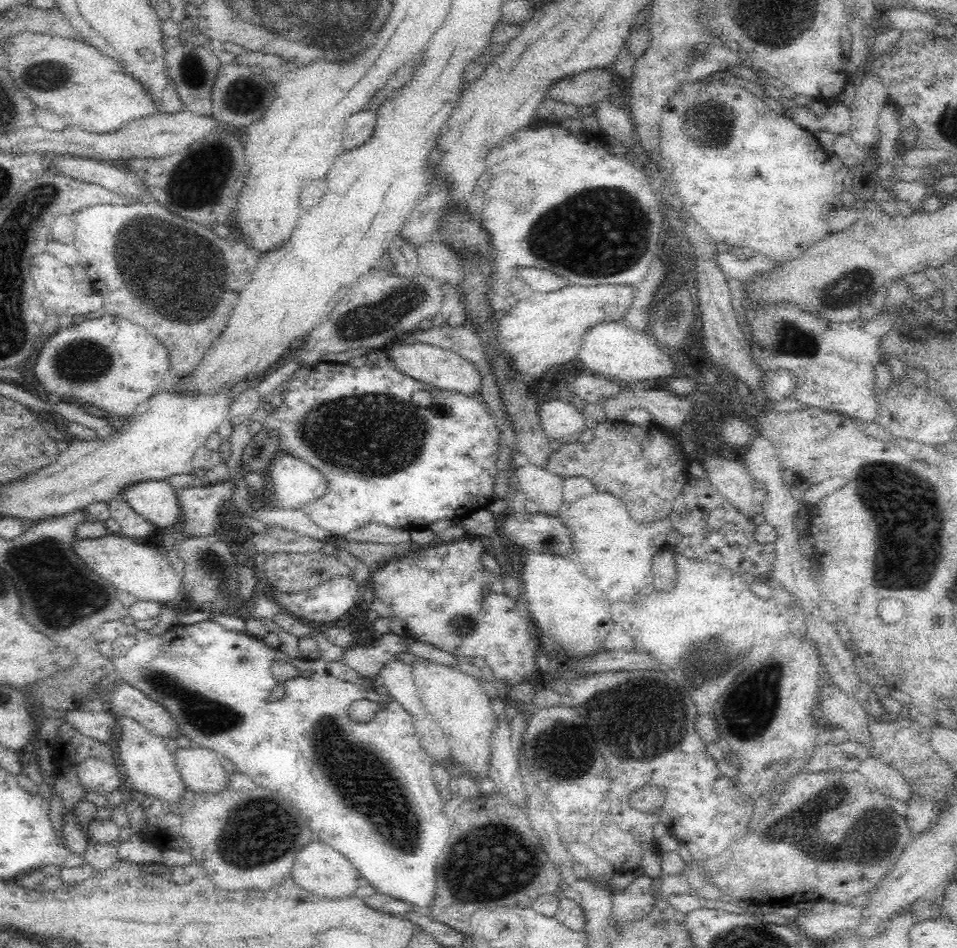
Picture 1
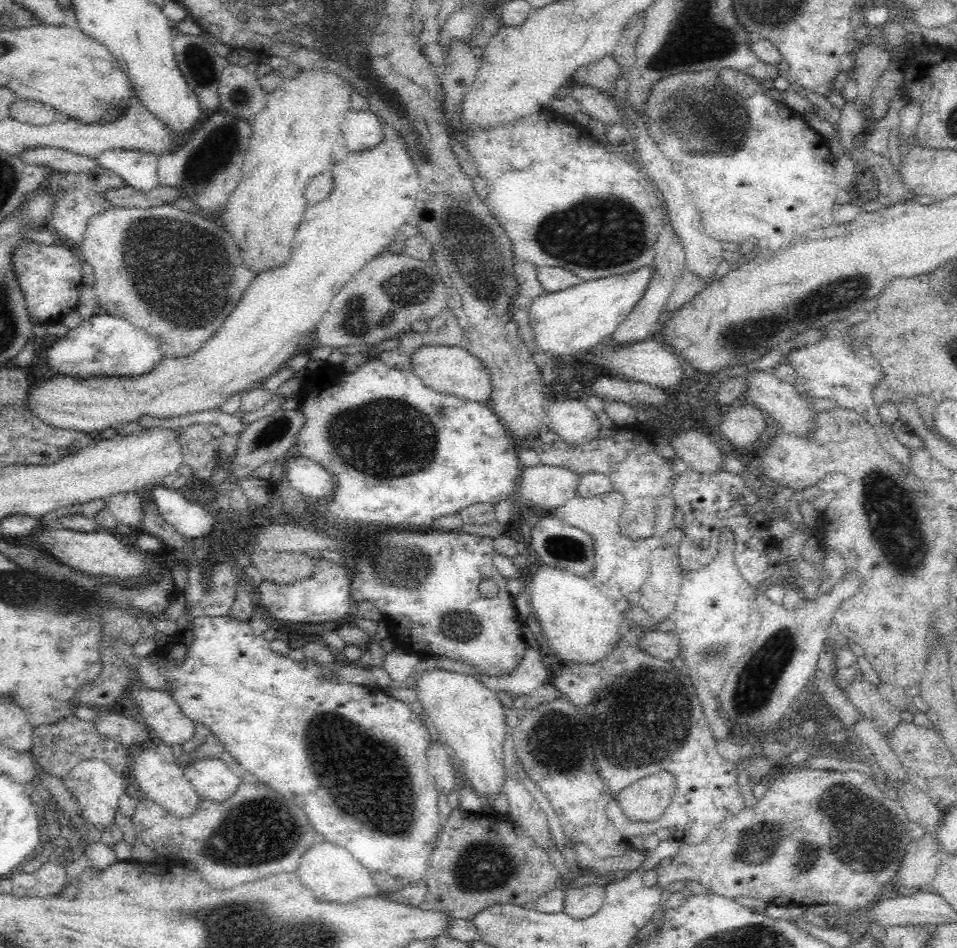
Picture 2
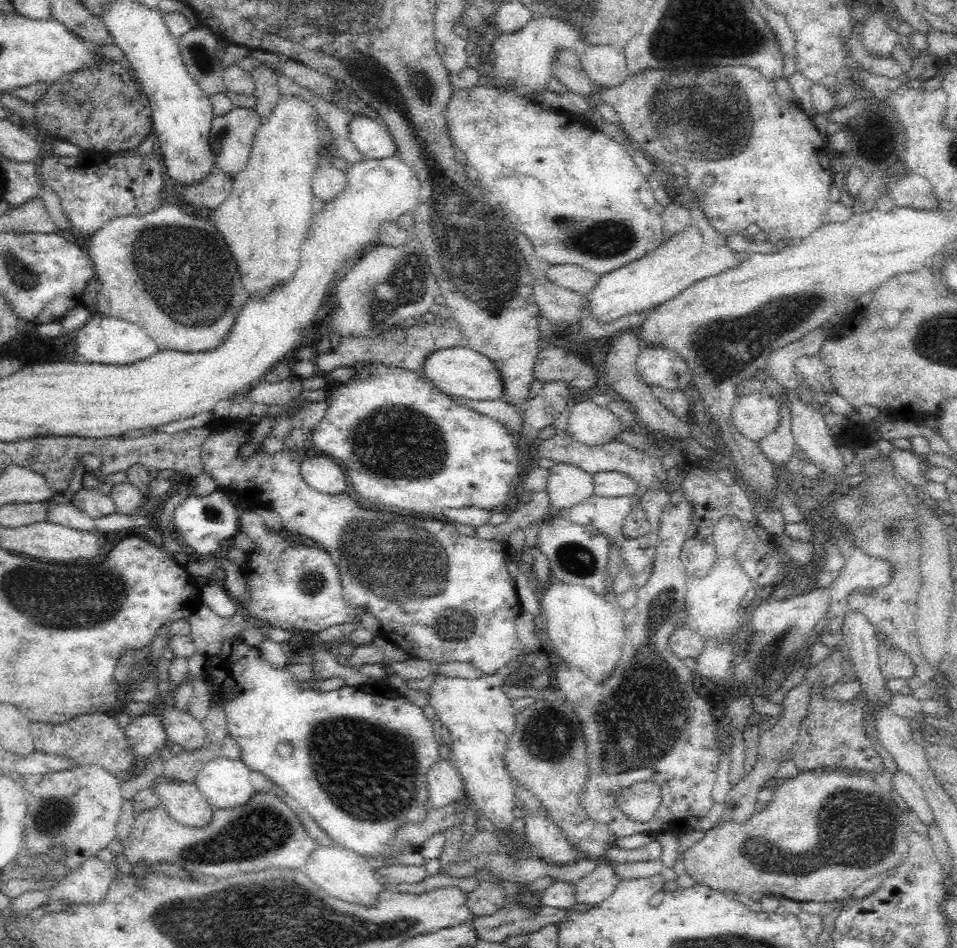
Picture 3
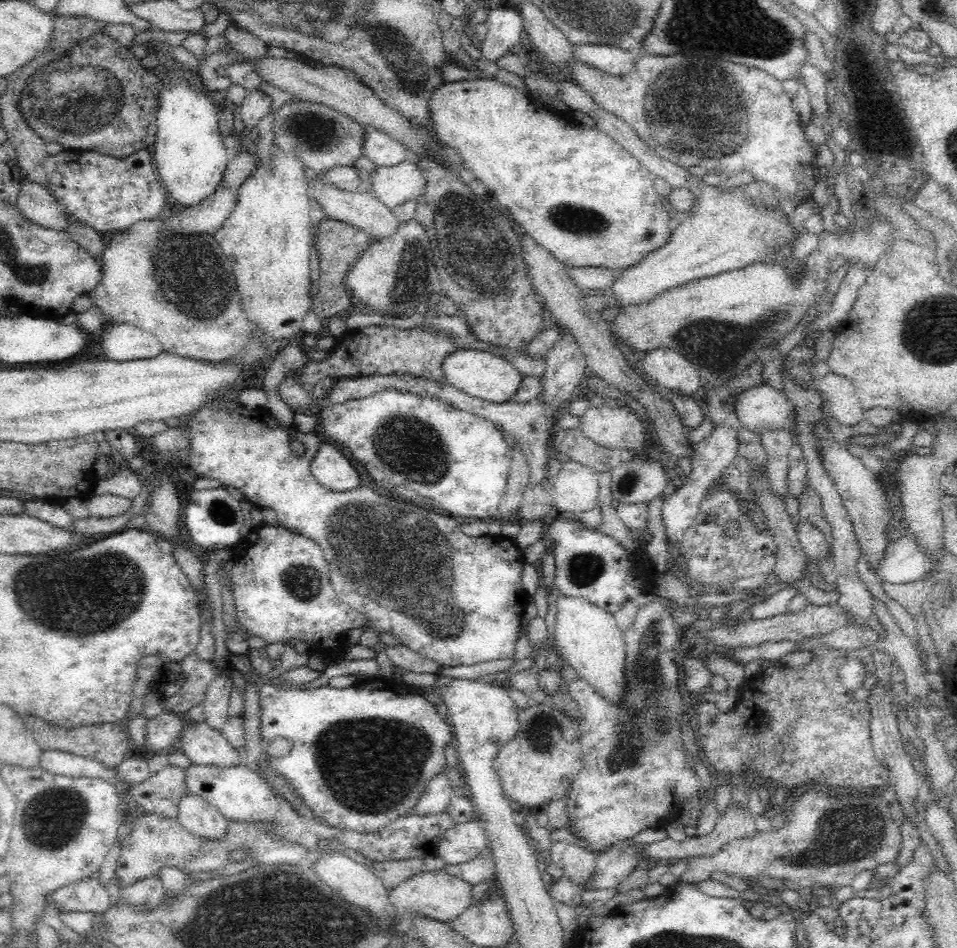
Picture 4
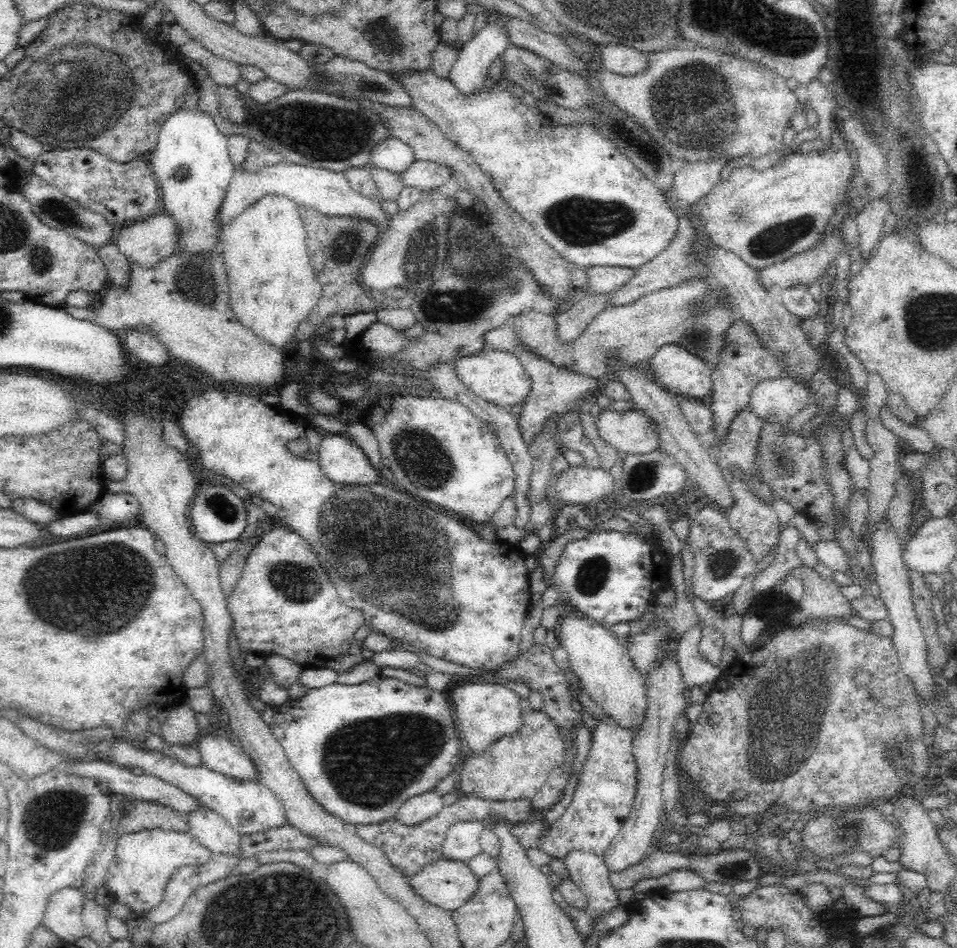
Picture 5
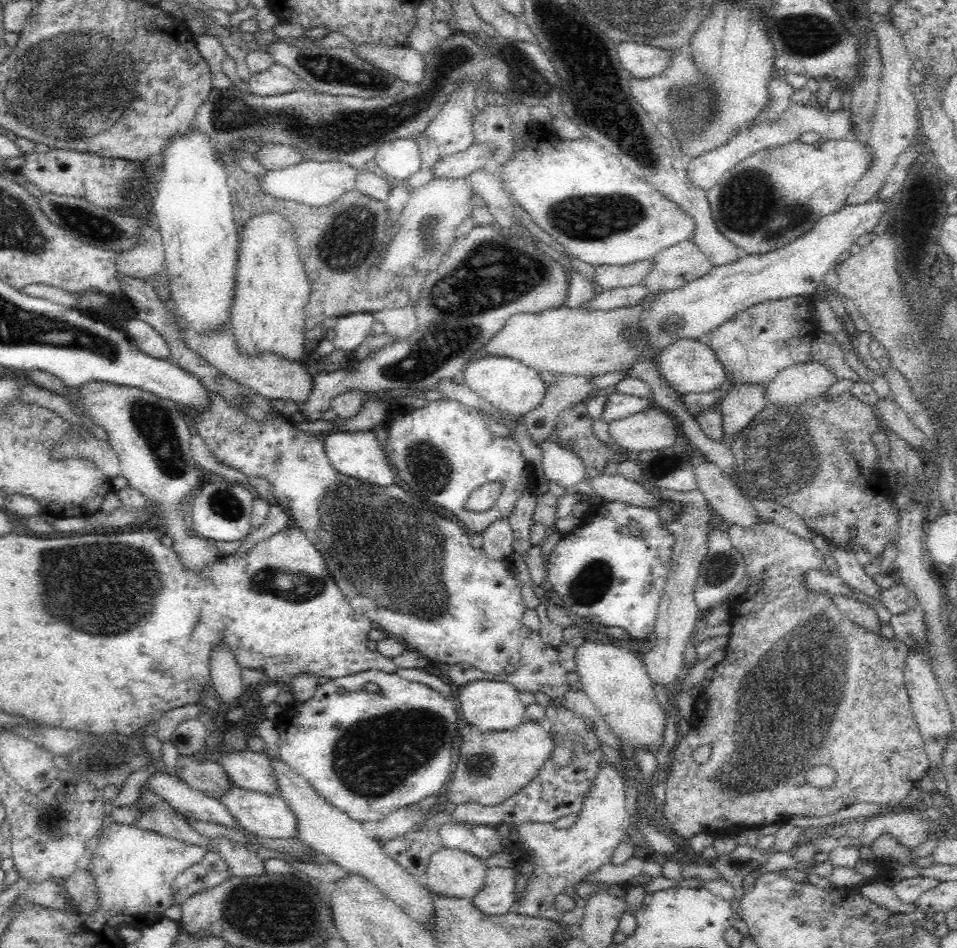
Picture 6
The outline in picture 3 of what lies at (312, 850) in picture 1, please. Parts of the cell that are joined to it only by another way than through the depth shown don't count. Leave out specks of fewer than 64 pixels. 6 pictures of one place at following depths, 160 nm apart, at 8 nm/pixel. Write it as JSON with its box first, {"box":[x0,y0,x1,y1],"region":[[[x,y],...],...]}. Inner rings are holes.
{"box":[302,845,382,907],"region":[[[336,845],[316,848],[308,856],[302,870],[316,886],[320,886],[330,896],[357,905],[370,907],[376,904],[376,898],[378,898],[378,893],[382,889],[380,883],[374,877],[372,867],[368,866],[368,862],[364,861],[362,856]]]}

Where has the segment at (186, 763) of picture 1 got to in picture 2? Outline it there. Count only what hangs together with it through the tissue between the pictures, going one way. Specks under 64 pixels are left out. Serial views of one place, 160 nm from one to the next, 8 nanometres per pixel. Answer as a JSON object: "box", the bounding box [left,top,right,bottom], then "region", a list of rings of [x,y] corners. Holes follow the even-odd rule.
{"box":[182,757,242,802],"region":[[[219,757],[195,759],[182,770],[199,797],[216,802],[230,798],[236,786],[242,782],[242,779],[237,778],[233,766],[225,764]]]}

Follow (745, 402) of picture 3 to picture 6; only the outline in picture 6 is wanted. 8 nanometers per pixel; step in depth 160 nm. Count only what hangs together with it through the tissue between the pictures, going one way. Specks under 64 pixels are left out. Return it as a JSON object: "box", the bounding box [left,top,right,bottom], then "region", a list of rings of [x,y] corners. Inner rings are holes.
{"box":[764,361,838,408],"region":[[[810,361],[784,368],[764,385],[764,400],[775,408],[788,408],[820,397],[838,377],[820,362]]]}

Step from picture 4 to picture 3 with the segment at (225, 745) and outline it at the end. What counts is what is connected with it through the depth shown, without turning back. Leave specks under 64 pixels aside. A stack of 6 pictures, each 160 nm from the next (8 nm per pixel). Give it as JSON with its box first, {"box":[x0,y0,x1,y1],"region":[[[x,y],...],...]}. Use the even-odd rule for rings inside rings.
{"box":[157,706,206,750],"region":[[[172,706],[164,708],[157,716],[161,718],[168,742],[180,744],[183,750],[196,750],[204,744],[206,732],[201,722],[188,712]]]}

